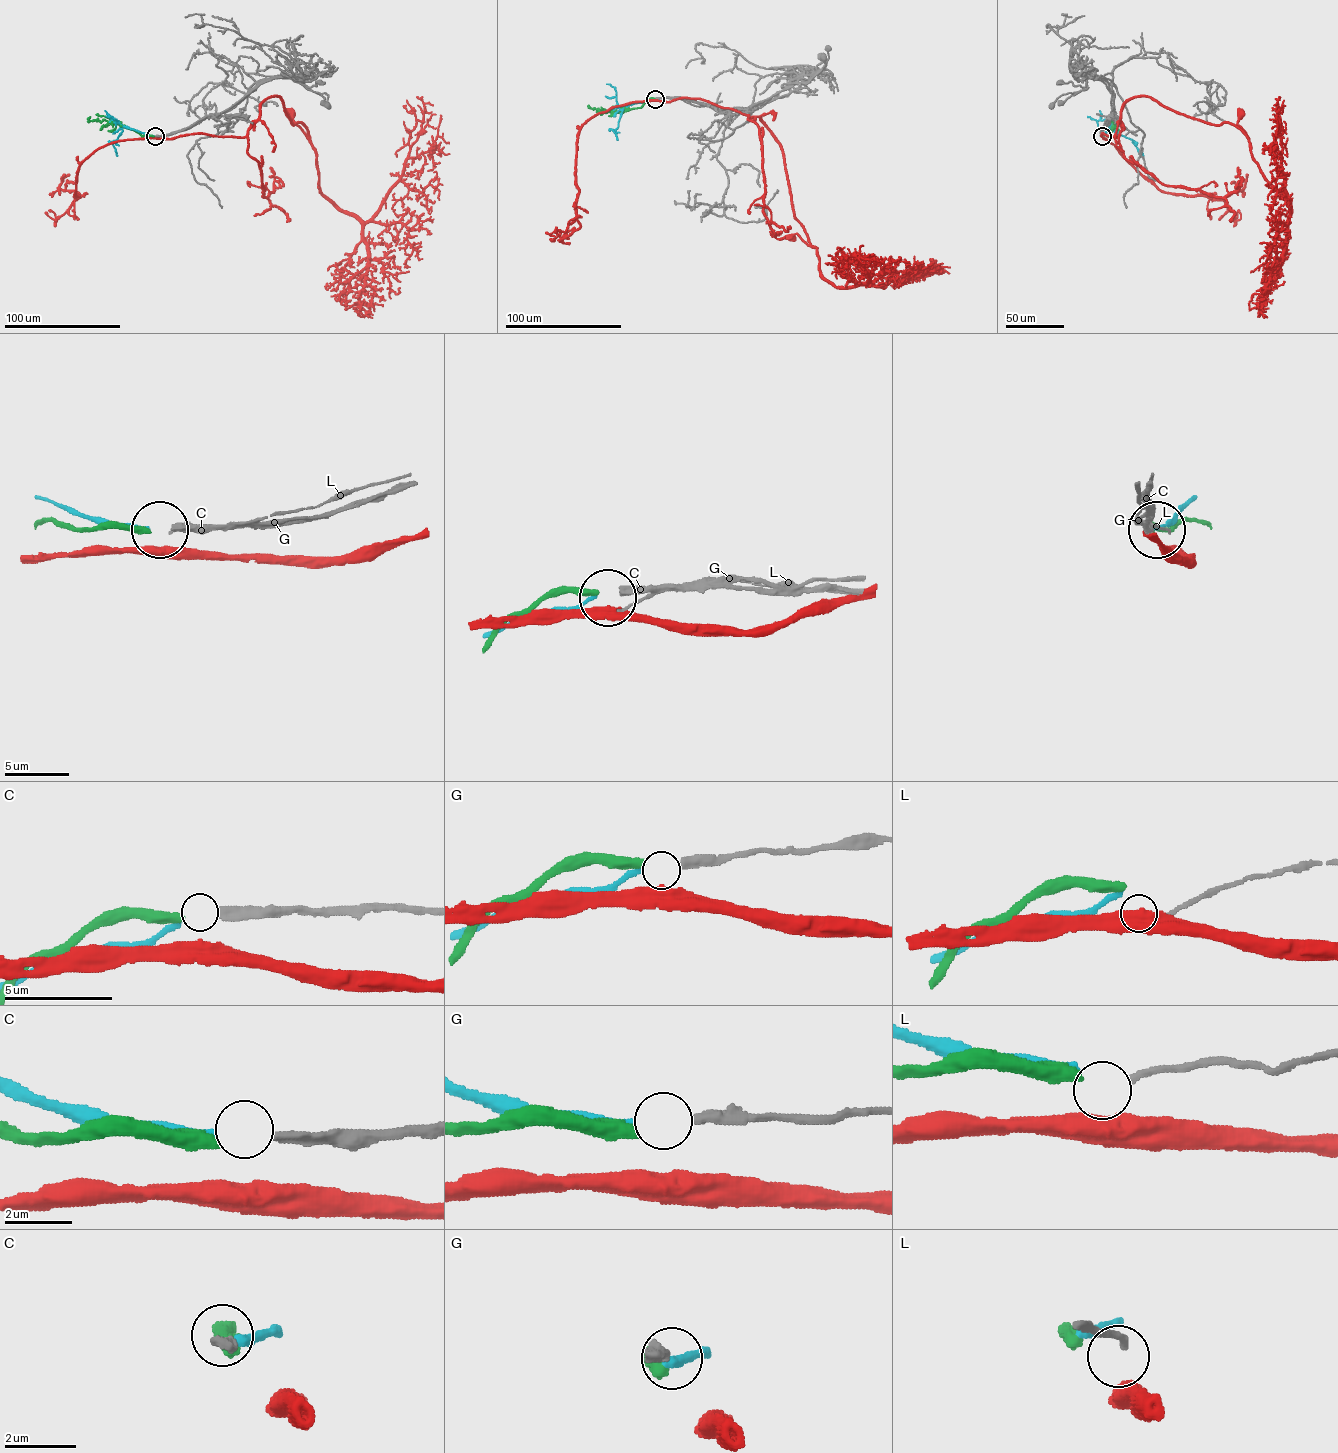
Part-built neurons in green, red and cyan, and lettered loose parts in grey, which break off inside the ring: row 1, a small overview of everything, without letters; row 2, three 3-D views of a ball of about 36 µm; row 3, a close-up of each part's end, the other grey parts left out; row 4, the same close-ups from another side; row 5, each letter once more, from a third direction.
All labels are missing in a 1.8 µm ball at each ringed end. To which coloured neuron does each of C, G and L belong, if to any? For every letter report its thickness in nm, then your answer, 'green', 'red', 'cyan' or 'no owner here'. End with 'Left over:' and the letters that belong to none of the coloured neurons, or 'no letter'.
C: 360 nm thick; no owner here
G: 400 nm thick; cyan
L: 190 nm thick; no owner here
Left over: C, L

